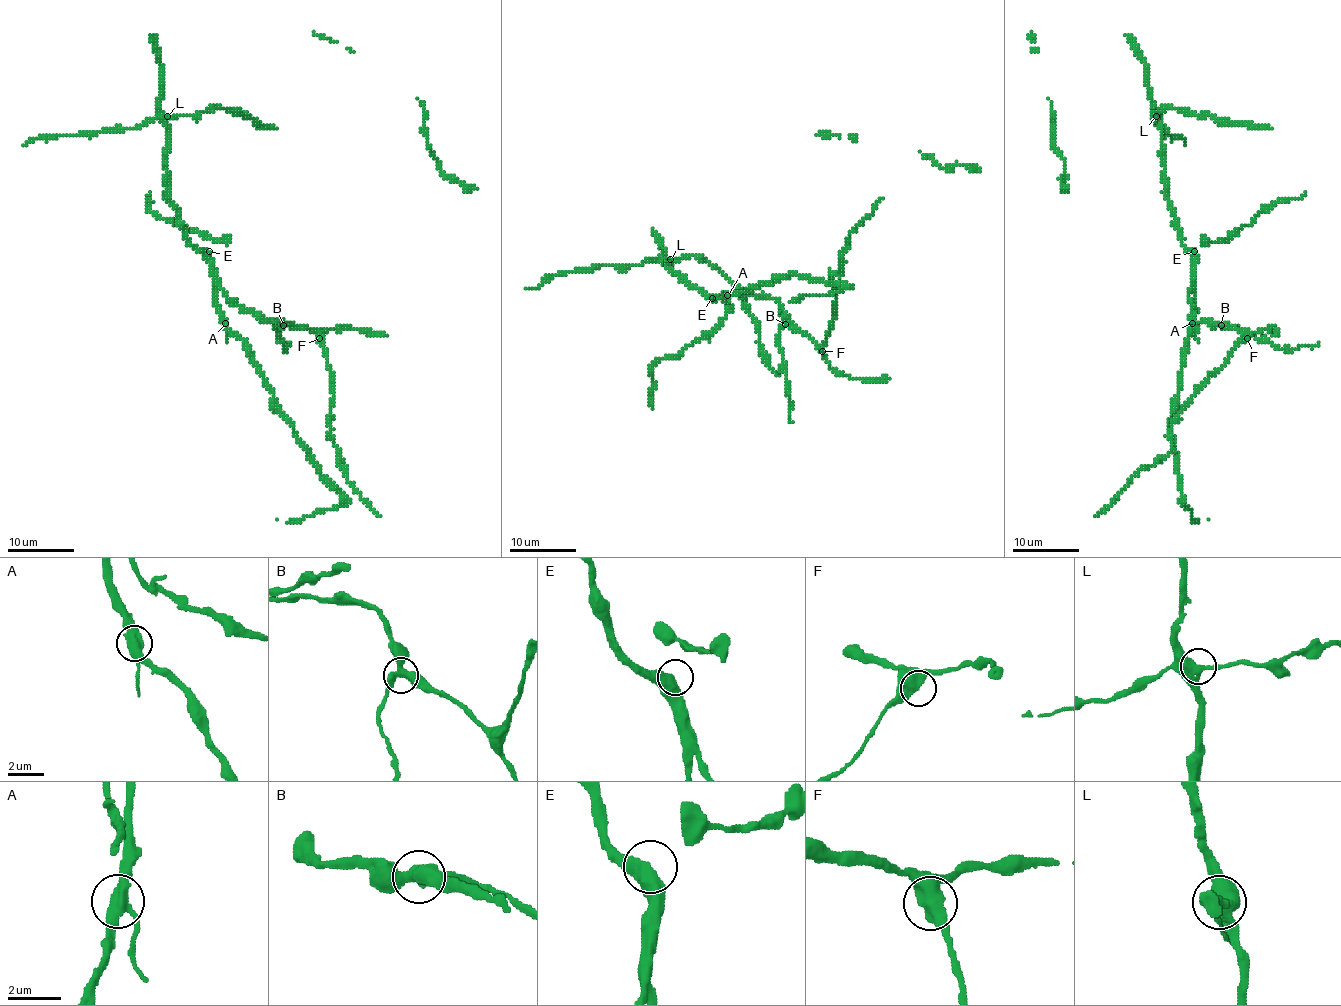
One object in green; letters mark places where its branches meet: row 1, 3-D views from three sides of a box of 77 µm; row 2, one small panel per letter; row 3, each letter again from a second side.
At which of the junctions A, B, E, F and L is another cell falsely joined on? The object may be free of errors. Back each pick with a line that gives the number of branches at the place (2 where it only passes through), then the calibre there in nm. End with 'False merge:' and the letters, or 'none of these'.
False merge: none of these

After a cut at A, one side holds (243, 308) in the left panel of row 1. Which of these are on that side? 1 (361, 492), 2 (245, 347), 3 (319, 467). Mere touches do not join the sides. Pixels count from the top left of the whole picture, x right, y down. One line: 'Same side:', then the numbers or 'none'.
Same side: 1

